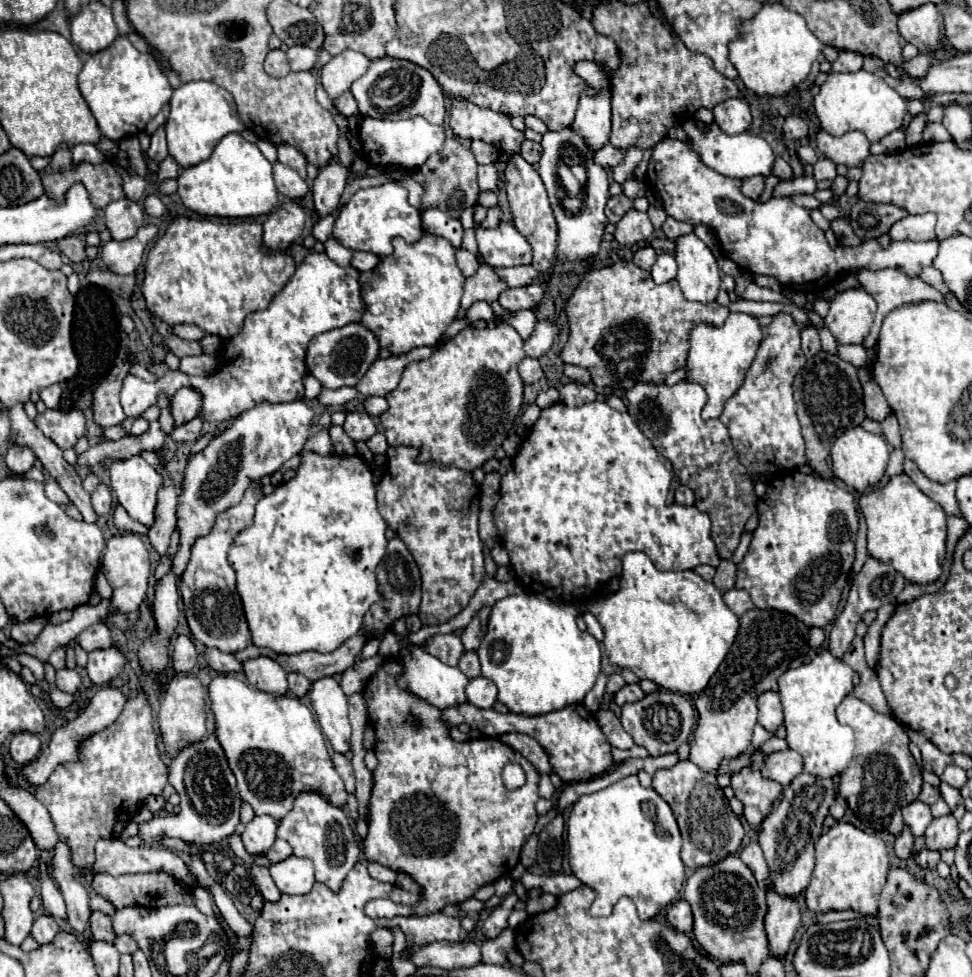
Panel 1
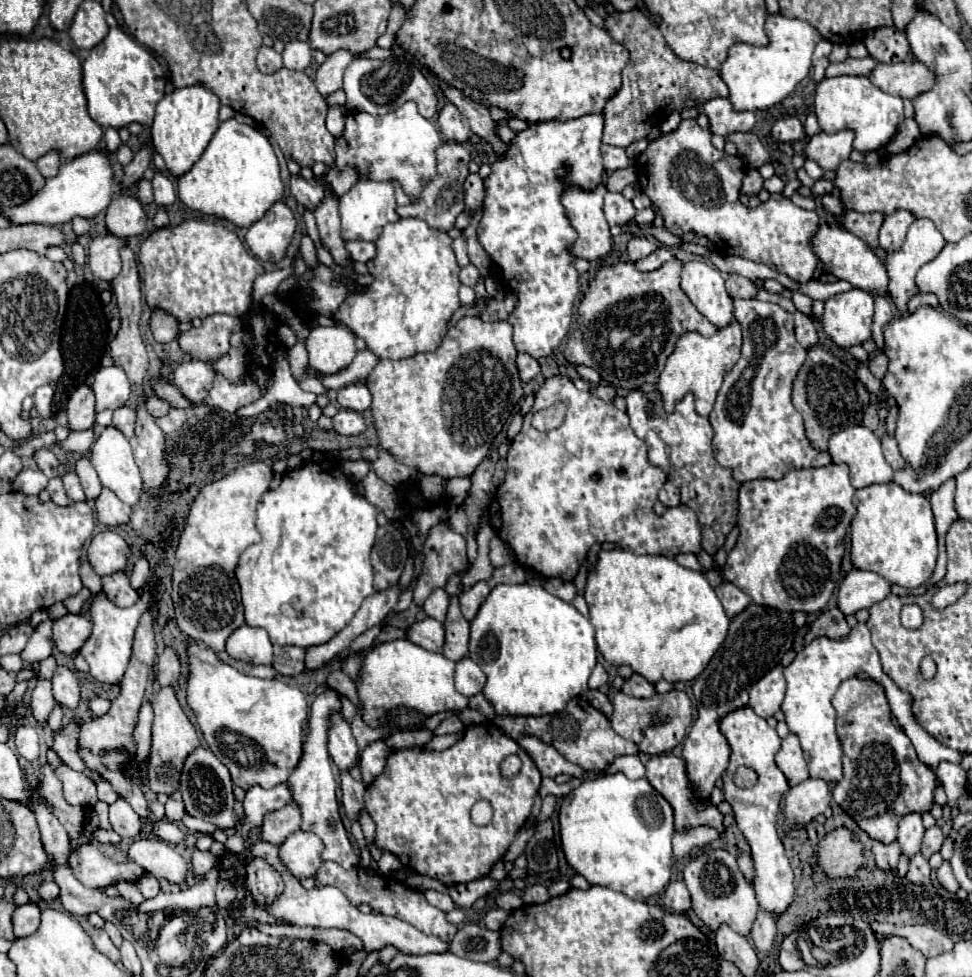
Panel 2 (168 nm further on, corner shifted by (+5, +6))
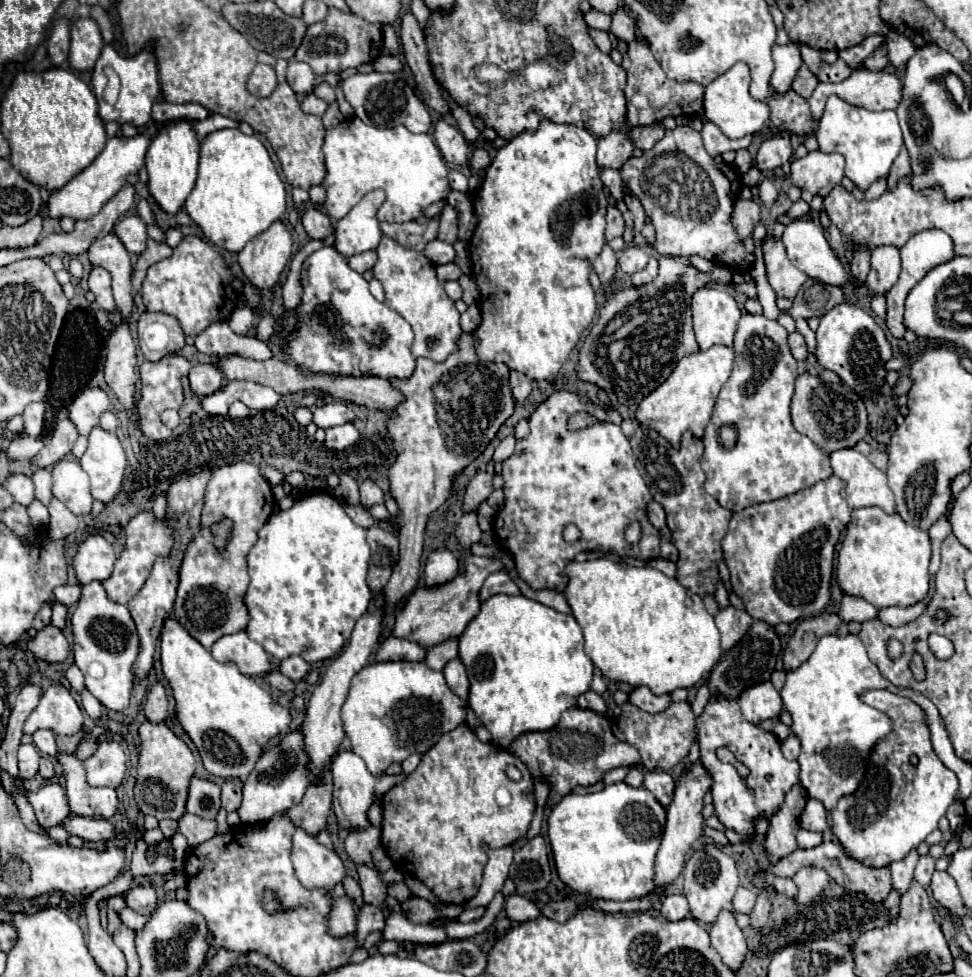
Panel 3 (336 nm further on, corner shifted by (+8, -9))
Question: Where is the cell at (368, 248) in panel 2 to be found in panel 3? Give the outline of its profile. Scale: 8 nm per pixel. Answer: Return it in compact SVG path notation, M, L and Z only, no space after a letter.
M368 250L368 252L362 252L362 254L356 254L350 258L350 268L364 274L366 270L370 270L374 264L376 264L378 256L376 256L376 250Z

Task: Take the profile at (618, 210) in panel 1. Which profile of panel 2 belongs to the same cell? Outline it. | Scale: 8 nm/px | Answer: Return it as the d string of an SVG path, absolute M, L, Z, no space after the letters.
M605 193L605 217L609 225L629 223L635 217L635 207L621 193Z

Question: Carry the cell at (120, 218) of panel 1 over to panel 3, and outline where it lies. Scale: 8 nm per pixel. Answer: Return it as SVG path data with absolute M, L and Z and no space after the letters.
M126 216L118 220L114 232L118 234L118 238L122 240L128 252L142 254L146 250L148 234L146 234L146 224L140 220L140 216Z

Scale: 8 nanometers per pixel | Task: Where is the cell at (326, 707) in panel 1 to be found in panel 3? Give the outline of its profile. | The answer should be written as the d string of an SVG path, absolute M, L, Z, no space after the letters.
M338 750L336 758L332 760L332 776L334 776L334 800L332 800L332 808L334 814L338 818L338 828L342 830L360 830L360 828L368 828L370 820L368 820L368 810L370 806L376 802L376 798L382 798L394 784L402 782L404 776L372 776L366 768L366 764L362 762L360 756L356 756L354 752L346 752L346 750Z

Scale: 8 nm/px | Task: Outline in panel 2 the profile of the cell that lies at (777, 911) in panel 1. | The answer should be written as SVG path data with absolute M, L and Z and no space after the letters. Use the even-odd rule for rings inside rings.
M751 707L737 709L737 711L729 713L727 717L723 717L721 731L731 745L729 767L723 773L723 791L725 791L725 799L733 807L737 827L745 835L747 843L751 845L751 855L753 855L753 863L755 863L753 887L755 887L757 903L759 903L759 909L771 913L773 917L779 917L779 913L785 913L787 905L791 905L791 901L795 897L793 895L793 869L789 865L789 859L785 857L783 843L777 835L777 825L775 825L777 813L779 813L779 803L781 803L785 791L789 789L785 775L773 761L775 753L781 747L781 739L777 735L777 731L773 727L769 727L767 721L763 717L759 717ZM743 765L751 767L759 777L755 787L751 787L751 789L739 789L733 783L735 769L743 767Z

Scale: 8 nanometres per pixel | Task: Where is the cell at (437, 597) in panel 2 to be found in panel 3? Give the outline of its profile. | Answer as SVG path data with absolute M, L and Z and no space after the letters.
M434 550L426 558L426 582L432 584L444 584L452 580L458 572L458 558L450 550Z

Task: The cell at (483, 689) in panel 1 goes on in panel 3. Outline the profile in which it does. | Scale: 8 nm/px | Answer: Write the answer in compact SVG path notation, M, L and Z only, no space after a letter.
M456 658L456 660L450 660L444 670L442 670L444 678L446 678L446 684L450 686L450 690L460 696L462 700L468 698L468 690L470 690L470 684L468 684L468 676L466 676L466 670L464 670L464 664Z

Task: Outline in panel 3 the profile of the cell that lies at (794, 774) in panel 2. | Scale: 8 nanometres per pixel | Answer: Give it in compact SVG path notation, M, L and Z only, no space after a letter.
M790 734L784 742L782 742L782 752L788 760L796 760L800 754L800 740L796 734Z

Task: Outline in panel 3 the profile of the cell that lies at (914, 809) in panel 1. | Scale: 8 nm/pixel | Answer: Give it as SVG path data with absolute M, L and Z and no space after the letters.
M912 850L906 858L898 860L898 862L892 862L888 868L890 868L890 874L892 874L892 888L898 892L898 894L904 894L908 888L910 888L910 882L912 882L912 874L914 874L914 868L916 868L916 862L918 862L918 852Z

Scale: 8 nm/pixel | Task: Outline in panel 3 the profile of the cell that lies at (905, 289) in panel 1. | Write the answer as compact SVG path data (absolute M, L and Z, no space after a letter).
M792 220L790 224L786 224L784 234L782 234L782 244L786 246L786 254L790 262L798 270L806 272L810 278L824 282L824 284L832 284L832 286L840 286L848 282L848 274L842 262L838 260L838 256L834 254L834 250L830 248L828 238L822 232L822 226L816 226L812 220Z

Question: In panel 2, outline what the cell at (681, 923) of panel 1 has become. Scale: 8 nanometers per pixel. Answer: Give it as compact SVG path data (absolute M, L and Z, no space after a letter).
M671 881L663 895L663 907L673 913L687 913L691 909L691 897L683 881Z

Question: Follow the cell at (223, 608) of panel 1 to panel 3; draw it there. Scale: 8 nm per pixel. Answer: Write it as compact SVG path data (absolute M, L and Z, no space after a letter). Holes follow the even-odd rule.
M232 460L232 464L216 468L212 480L208 482L200 532L184 554L178 596L174 602L174 616L206 648L210 648L220 636L234 634L248 626L248 608L244 604L244 594L250 582L246 572L246 556L256 544L258 530L272 516L274 504L276 500L270 484L252 462ZM222 516L234 522L234 530L230 542L226 544L226 550L220 554L212 546L210 526Z

